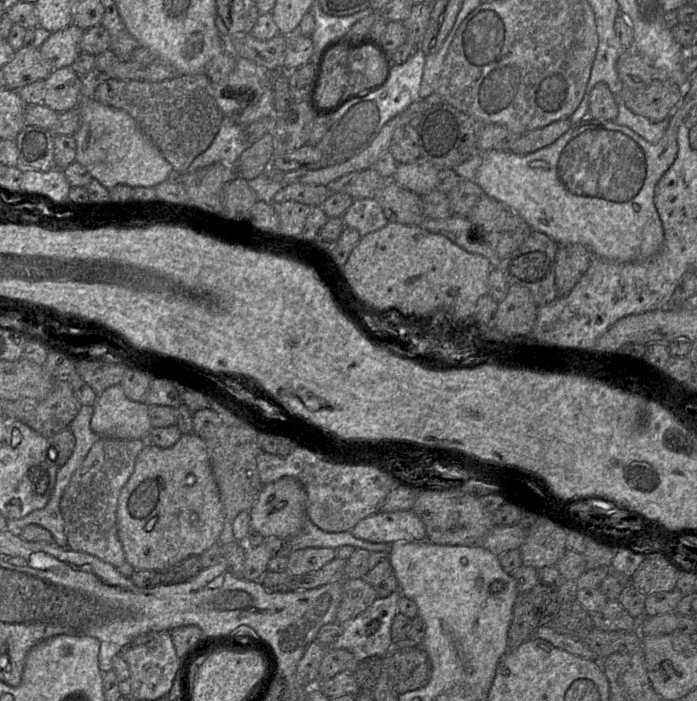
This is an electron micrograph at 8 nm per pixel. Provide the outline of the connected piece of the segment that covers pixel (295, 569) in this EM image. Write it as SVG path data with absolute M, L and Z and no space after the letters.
M304 548L292 550L288 556L287 572L291 576L304 575L316 571L336 558L332 548Z

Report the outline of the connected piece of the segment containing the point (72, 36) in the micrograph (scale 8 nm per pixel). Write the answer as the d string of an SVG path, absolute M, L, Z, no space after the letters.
M70 25L63 30L51 33L38 50L53 70L71 67L81 53L80 42L83 33L84 30Z

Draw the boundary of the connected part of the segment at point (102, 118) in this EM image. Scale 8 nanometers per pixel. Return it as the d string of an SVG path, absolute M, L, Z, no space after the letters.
M94 99L81 101L78 105L78 112L80 114L80 128L73 135L76 141L75 162L84 166L92 177L106 189L111 189L117 185L127 185L131 188L155 188L155 186L175 176L172 166L127 112L102 105Z

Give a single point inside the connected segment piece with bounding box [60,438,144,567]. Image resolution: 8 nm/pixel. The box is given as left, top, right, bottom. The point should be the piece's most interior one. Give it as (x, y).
(88, 505)

